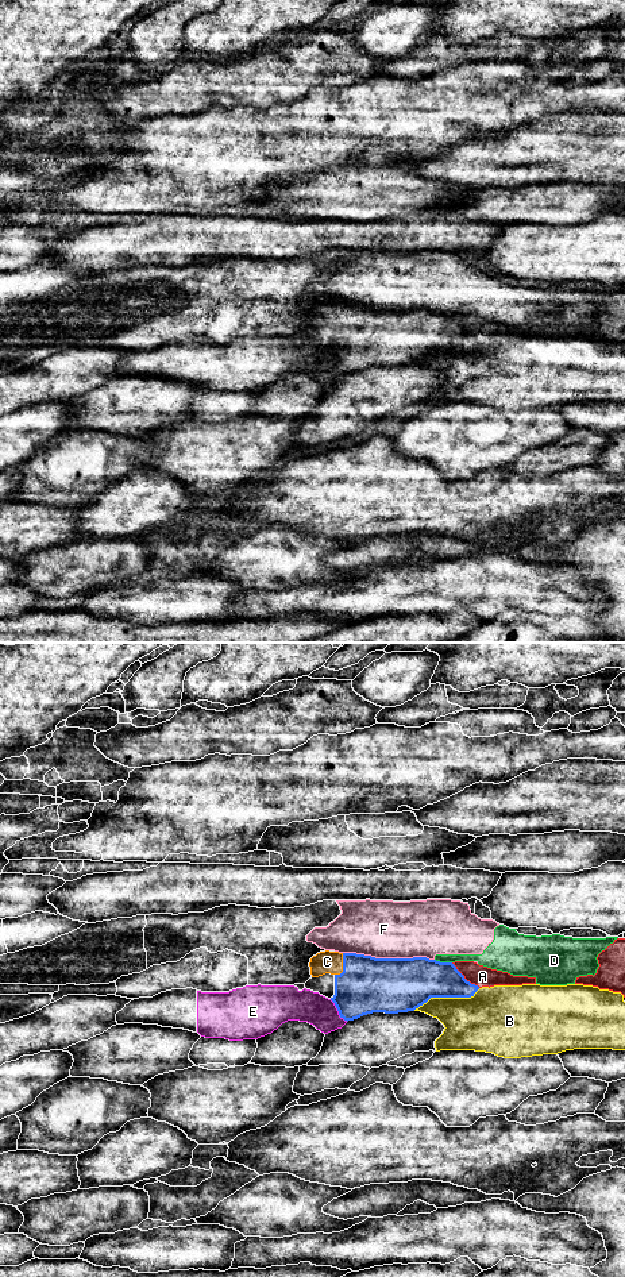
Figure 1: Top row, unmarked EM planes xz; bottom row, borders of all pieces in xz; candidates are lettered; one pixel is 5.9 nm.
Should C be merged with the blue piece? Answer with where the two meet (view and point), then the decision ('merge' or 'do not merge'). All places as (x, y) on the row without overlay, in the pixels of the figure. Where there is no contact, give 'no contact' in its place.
meets blue in xz at (343, 317); merge

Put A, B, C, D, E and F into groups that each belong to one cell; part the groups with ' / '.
A / B / C / D F / E

